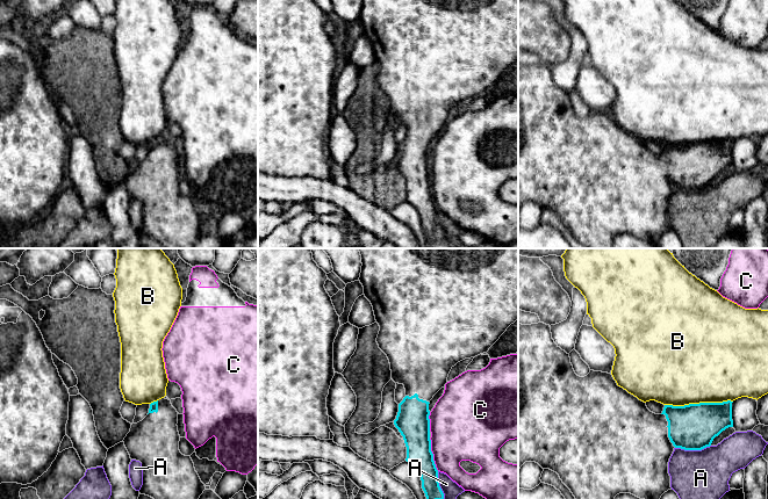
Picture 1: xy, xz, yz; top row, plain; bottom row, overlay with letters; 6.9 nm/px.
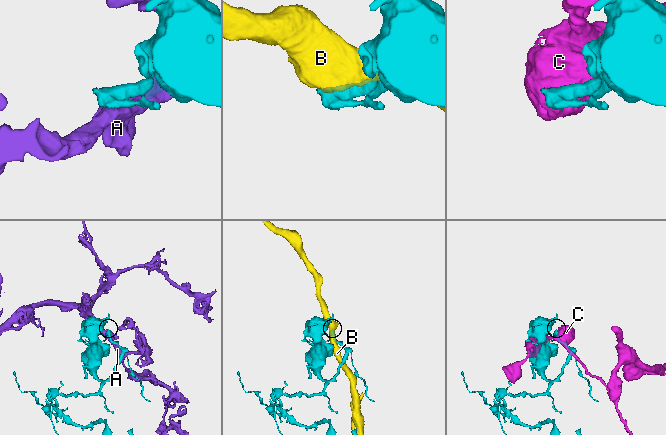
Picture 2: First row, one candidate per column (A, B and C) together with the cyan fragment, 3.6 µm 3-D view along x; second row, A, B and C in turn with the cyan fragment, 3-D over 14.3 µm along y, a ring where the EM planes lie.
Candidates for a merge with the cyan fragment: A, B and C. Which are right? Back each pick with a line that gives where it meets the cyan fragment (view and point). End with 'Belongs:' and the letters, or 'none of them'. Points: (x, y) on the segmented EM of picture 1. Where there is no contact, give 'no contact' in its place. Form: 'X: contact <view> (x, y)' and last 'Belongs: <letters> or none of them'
Belongs: none of them

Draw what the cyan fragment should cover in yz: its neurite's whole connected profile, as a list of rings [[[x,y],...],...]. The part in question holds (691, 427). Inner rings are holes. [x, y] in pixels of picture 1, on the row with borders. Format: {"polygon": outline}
{"polygon": [[[544,323],[518,324],[518,473],[525,462],[536,462],[543,469],[557,472],[575,499],[615,499],[619,493],[631,493],[640,499],[660,499],[665,492],[672,489],[668,462],[674,449],[702,450],[710,447],[716,436],[726,428],[733,427],[732,403],[727,400],[684,406],[665,405],[662,413],[655,414],[647,408],[646,403],[618,386],[611,374],[590,370],[584,377],[577,376],[570,363],[569,354],[562,350],[552,339],[550,325]]]}

